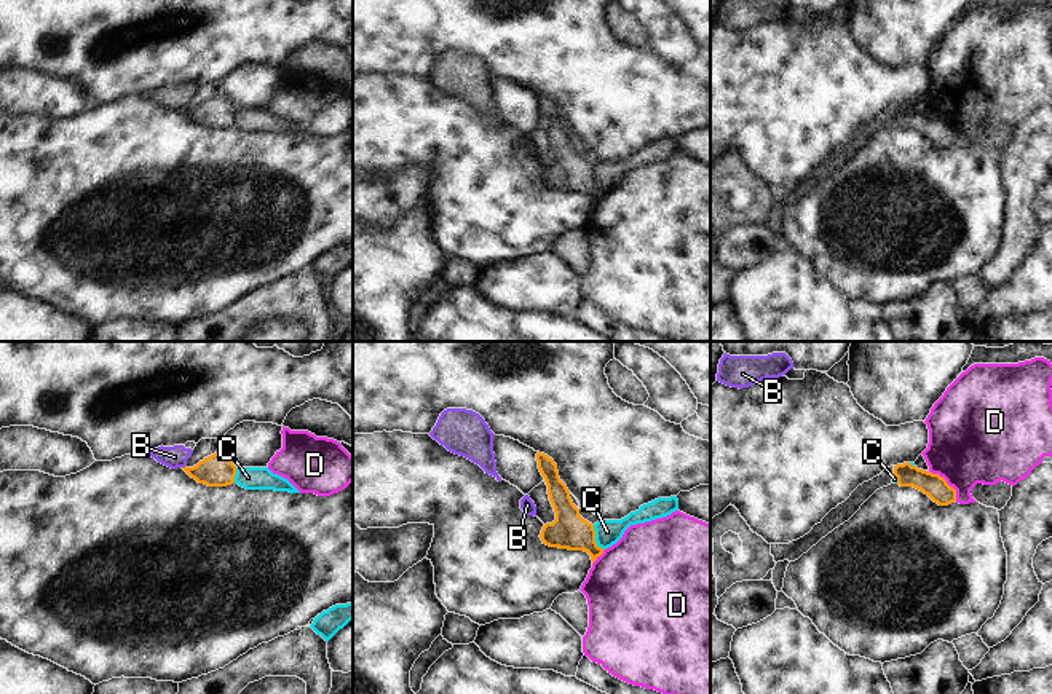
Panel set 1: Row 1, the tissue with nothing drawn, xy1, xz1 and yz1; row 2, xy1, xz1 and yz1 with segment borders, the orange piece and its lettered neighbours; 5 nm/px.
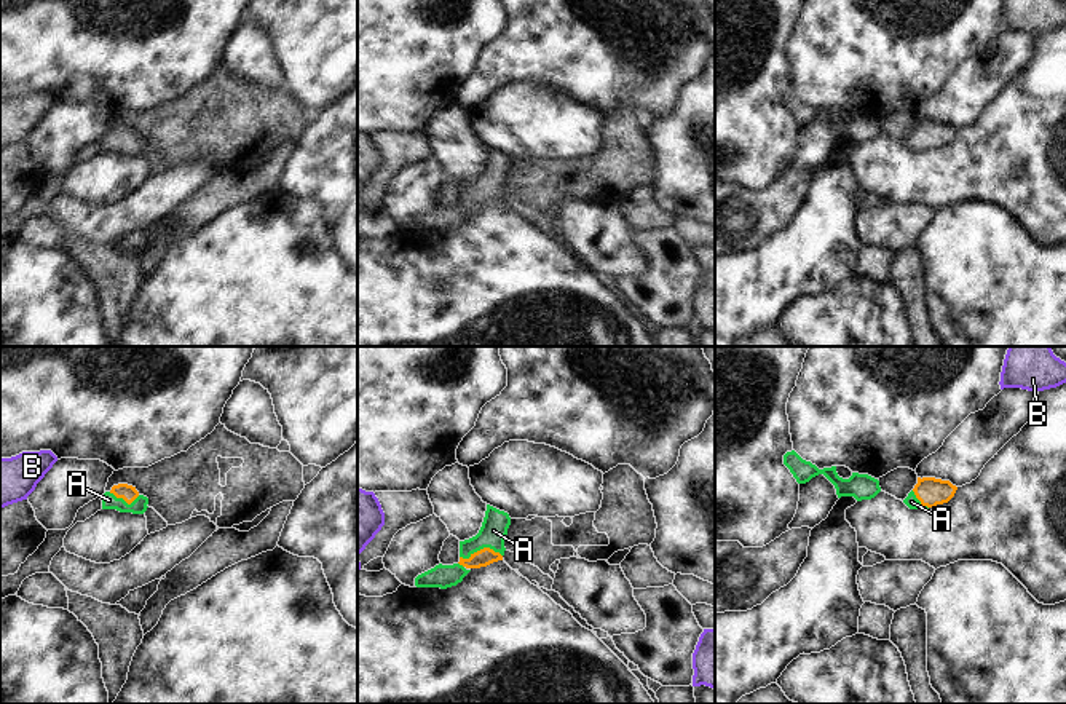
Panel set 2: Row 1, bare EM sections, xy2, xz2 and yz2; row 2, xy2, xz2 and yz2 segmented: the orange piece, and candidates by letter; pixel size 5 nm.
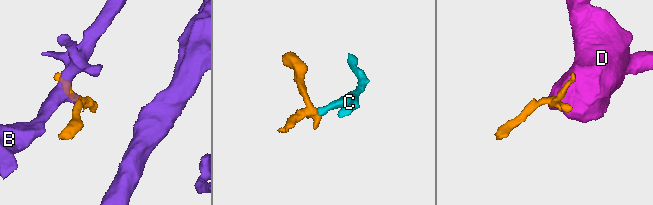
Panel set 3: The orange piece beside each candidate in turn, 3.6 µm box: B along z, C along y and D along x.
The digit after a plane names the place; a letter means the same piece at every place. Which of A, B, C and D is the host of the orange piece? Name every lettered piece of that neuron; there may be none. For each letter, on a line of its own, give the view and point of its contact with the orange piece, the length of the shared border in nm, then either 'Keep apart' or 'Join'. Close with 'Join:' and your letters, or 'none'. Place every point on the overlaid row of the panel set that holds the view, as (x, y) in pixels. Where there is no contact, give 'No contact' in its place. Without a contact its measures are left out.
A: Touches orange at xz2 (481, 549). Shared border 220 nm. Join
B: Touches orange at xy1 (185, 466). Shared border 30 nm. Keep apart
C: Touches orange at xz1 (594, 538). Shared border 140 nm. Keep apart
D: Touches orange at yz1 (945, 482). Shared border 200 nm. Keep apart
Join: A

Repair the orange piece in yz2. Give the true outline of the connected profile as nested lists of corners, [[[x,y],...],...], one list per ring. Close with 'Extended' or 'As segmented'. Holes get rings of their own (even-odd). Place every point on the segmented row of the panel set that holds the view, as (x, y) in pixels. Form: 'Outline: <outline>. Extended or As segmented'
Outline: [[[918,477],[918,484],[903,500],[903,503],[910,509],[929,509],[935,508],[937,504],[948,503],[954,496],[956,490],[957,487],[950,481]]]. Extended

